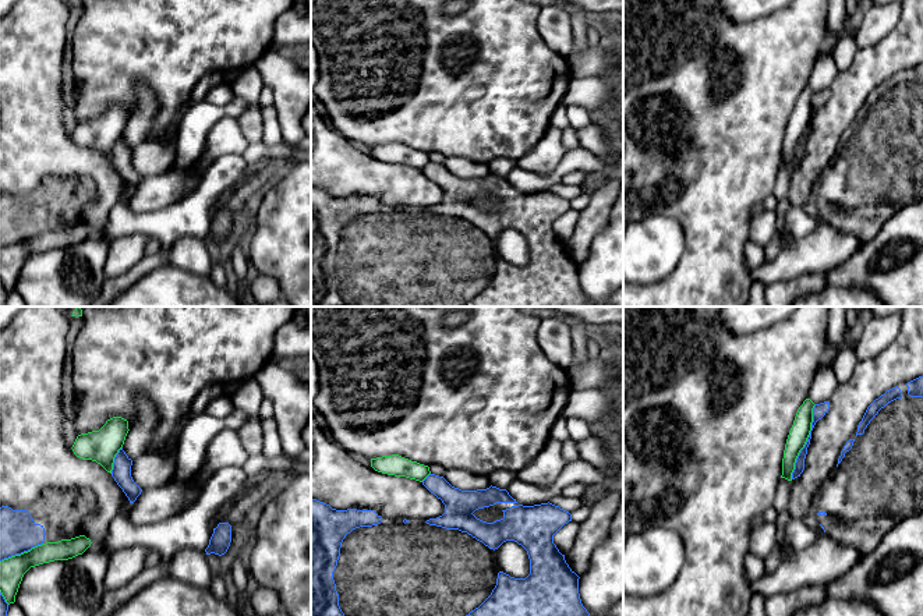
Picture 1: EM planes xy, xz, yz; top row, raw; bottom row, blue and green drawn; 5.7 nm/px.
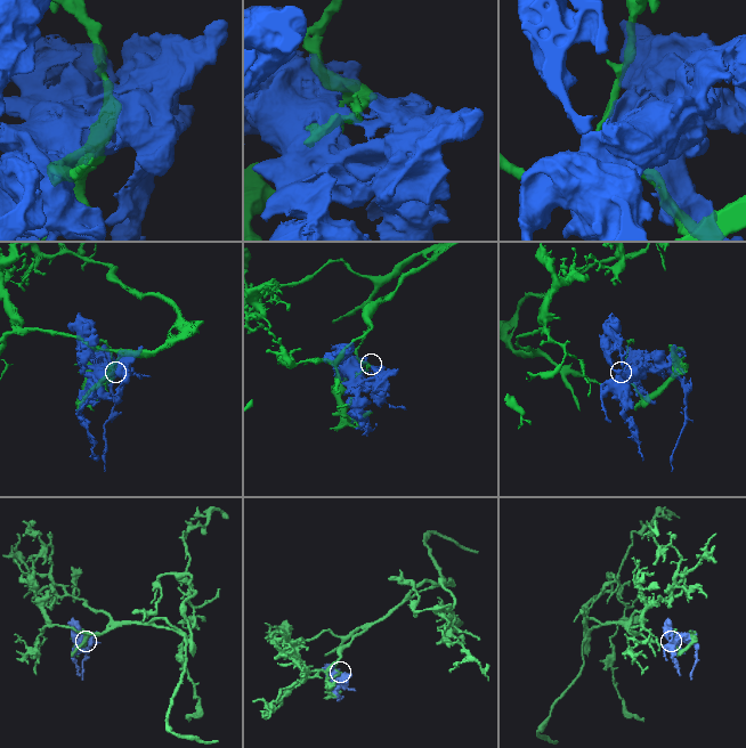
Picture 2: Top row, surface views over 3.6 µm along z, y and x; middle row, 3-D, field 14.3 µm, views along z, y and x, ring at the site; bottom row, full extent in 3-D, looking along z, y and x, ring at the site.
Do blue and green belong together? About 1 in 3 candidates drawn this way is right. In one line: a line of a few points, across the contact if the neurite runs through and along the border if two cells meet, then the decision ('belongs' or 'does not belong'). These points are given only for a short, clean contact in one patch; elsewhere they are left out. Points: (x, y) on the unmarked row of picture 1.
does not belong

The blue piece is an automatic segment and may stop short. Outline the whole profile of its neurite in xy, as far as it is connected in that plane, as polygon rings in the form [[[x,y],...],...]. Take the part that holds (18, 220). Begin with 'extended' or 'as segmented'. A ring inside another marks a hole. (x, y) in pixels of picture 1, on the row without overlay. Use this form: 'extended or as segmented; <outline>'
extended; [[[50,176],[28,198],[0,195],[0,249],[46,231],[71,227],[82,222],[82,208],[92,202],[95,185],[85,177]]]

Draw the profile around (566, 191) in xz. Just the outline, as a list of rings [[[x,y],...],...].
[[[556,183],[549,187],[549,191],[559,194],[560,197],[573,201],[583,194],[583,185],[566,185],[563,183]]]

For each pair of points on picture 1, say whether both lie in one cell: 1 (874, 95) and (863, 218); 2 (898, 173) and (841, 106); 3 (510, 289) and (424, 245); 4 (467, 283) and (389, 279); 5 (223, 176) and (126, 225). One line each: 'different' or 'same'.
1: same
2: different
3: same
4: same
5: same

